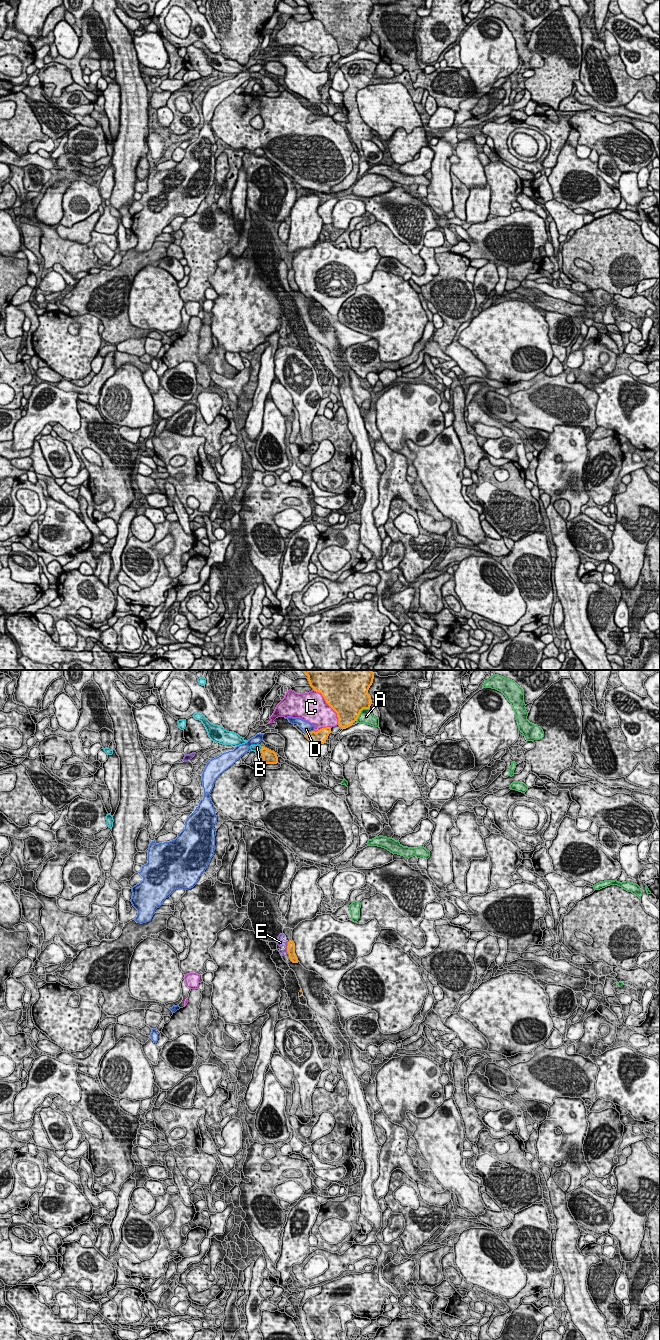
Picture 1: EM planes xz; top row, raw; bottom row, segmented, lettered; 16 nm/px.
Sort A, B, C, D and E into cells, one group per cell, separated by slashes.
A / B / C / D / E

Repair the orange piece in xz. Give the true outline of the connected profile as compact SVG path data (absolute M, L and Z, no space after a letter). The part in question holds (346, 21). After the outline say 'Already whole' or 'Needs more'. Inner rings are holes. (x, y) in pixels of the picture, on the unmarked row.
M304 0L310 14L324 25L337 41L338 53L346 57L357 49L363 37L372 32L368 18L373 0Z. Already whole

